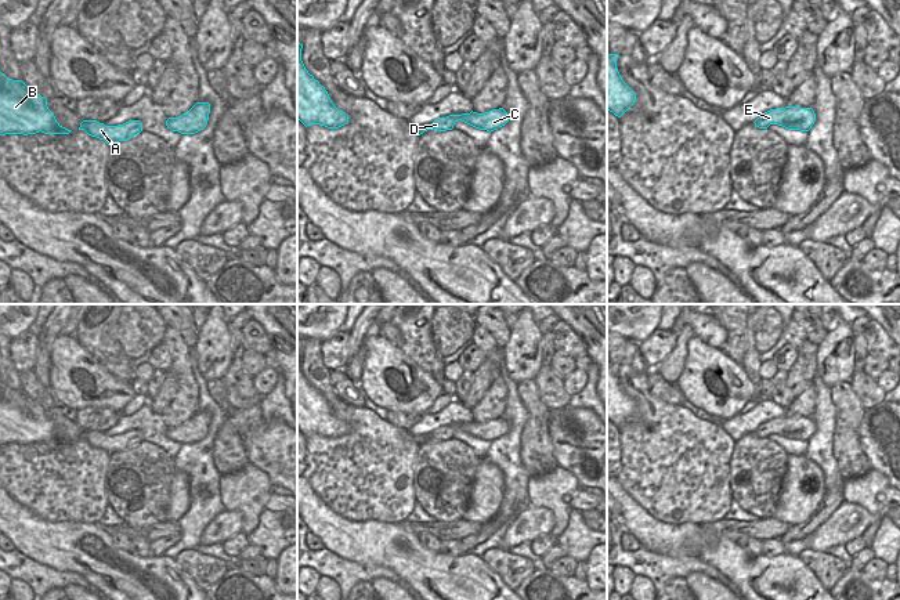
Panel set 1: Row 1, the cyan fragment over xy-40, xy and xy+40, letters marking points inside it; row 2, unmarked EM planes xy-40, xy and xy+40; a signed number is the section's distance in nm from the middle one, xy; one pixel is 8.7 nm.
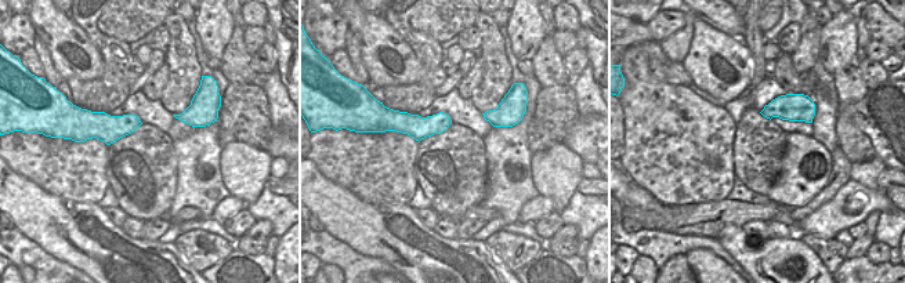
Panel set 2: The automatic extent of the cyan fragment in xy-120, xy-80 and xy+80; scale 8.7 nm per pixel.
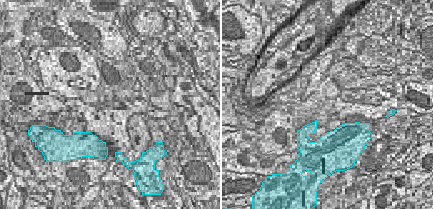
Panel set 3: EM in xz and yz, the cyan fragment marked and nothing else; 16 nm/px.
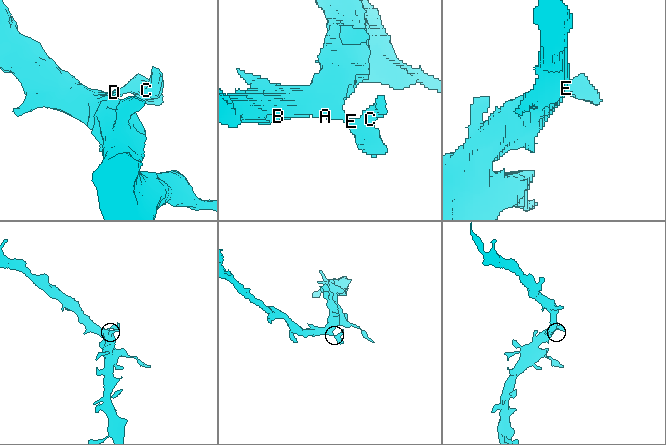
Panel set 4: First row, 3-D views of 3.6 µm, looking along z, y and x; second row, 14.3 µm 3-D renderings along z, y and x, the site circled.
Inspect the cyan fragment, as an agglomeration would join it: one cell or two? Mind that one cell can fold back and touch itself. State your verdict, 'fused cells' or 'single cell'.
single cell

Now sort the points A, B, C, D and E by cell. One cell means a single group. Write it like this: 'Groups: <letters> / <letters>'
Groups: A B C D E

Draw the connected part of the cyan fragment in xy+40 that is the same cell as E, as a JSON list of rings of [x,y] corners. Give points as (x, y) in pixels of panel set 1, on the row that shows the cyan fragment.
[[[785,106],[762,113],[753,123],[759,129],[778,124],[788,130],[809,131],[814,122],[816,113],[812,108]]]

